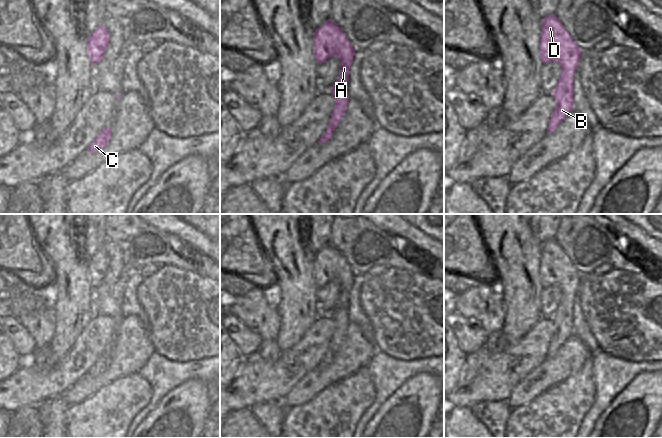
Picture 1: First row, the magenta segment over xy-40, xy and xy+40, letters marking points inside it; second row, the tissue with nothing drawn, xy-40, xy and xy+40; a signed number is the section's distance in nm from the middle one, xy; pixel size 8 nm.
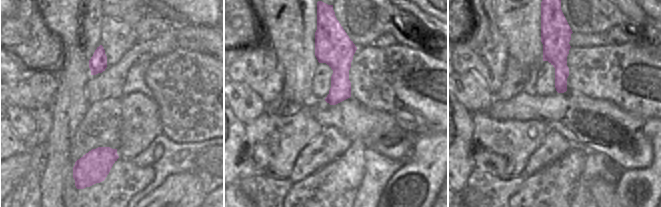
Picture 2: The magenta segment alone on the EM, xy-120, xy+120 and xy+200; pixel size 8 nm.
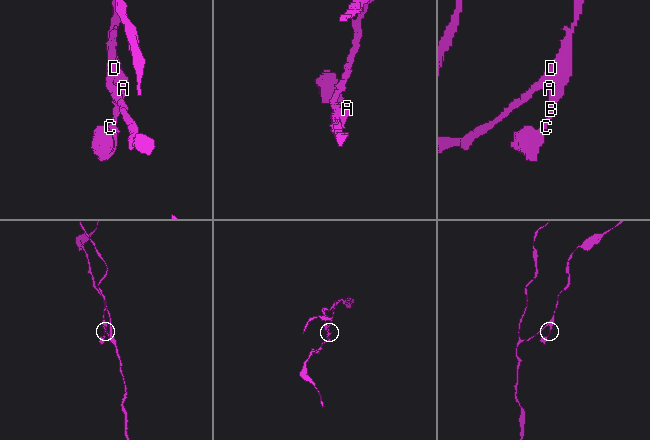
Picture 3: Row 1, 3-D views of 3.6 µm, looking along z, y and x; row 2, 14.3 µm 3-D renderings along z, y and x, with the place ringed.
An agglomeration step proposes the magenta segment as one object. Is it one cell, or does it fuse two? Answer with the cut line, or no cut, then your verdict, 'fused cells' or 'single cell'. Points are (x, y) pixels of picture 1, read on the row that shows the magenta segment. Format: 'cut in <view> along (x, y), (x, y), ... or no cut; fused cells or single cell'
no cut; single cell

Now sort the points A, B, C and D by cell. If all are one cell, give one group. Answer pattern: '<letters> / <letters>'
A B C D

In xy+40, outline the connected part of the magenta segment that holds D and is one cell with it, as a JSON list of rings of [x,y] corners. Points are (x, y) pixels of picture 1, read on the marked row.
[[[555,15],[541,19],[539,56],[542,63],[556,61],[561,66],[557,86],[551,92],[555,108],[547,133],[552,133],[573,110],[573,76],[581,58],[581,50]]]

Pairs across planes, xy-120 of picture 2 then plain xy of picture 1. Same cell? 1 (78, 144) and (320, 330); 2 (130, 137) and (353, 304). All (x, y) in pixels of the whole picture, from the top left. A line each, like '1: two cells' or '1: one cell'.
1: one cell
2: two cells

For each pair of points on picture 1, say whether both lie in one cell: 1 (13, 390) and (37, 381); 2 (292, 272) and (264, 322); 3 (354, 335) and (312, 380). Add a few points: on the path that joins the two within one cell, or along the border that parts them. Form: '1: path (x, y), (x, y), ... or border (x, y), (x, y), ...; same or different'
1: path (19, 390), (31, 385); same
2: border (272, 282), (279, 327); different
3: path (353, 349), (326, 376); same

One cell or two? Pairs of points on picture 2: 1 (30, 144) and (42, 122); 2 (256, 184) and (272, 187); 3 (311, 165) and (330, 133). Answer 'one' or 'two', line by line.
1: one
2: one
3: one

